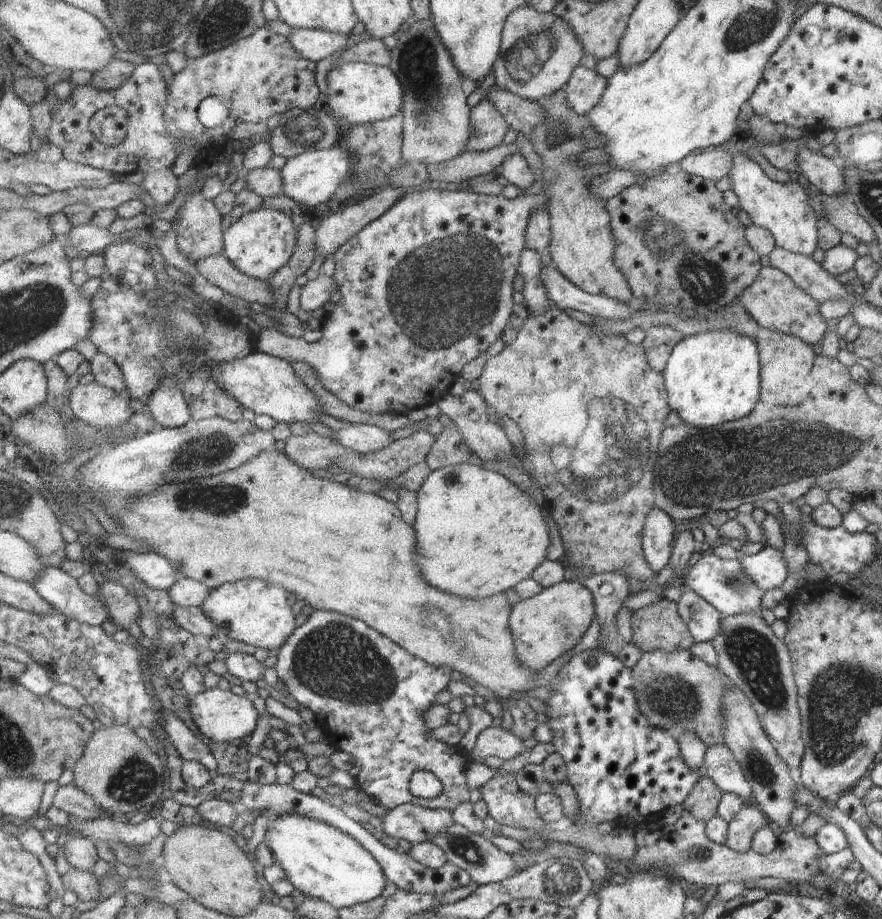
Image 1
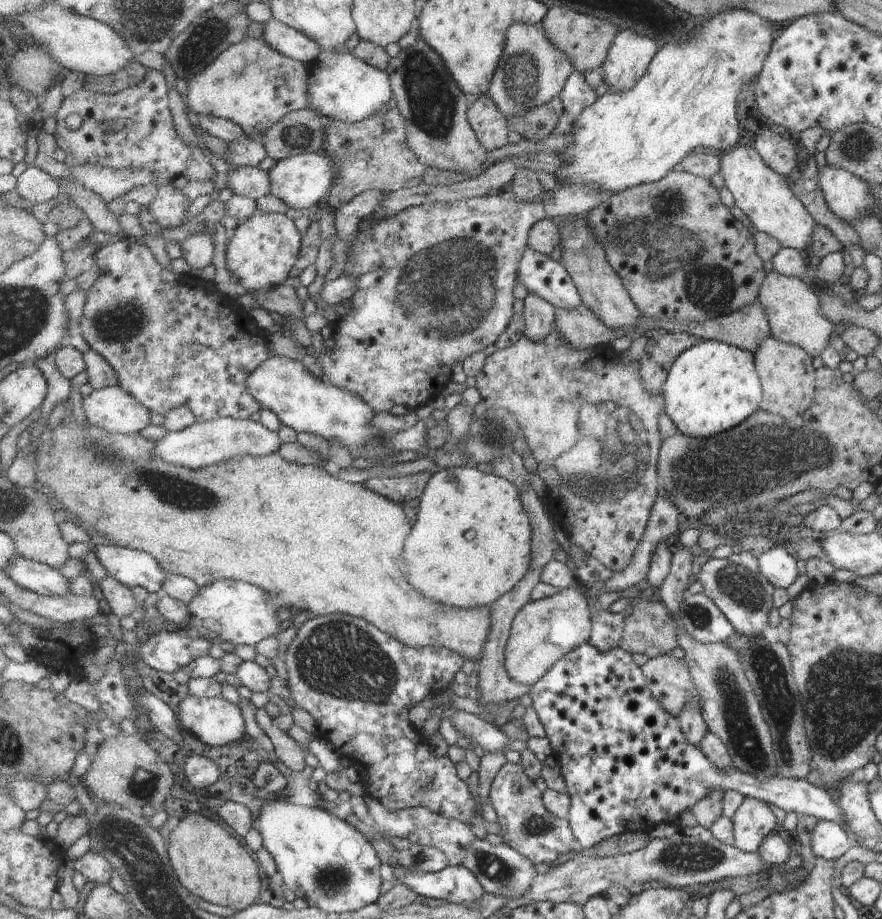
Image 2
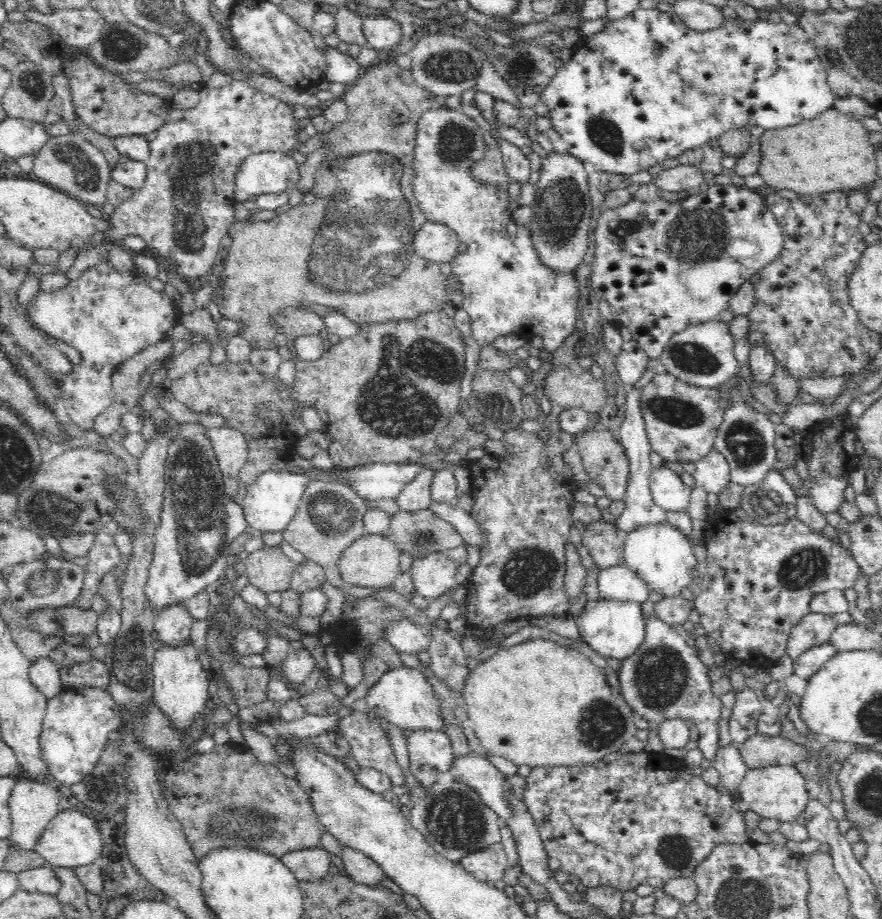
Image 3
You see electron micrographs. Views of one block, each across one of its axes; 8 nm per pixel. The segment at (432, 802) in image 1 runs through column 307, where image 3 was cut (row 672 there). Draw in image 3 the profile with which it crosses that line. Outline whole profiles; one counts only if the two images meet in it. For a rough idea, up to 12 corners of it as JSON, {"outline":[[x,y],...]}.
{"outline":[[646,618],[618,671],[625,701],[654,729],[680,718],[713,762],[718,718],[708,667],[683,626]]}

